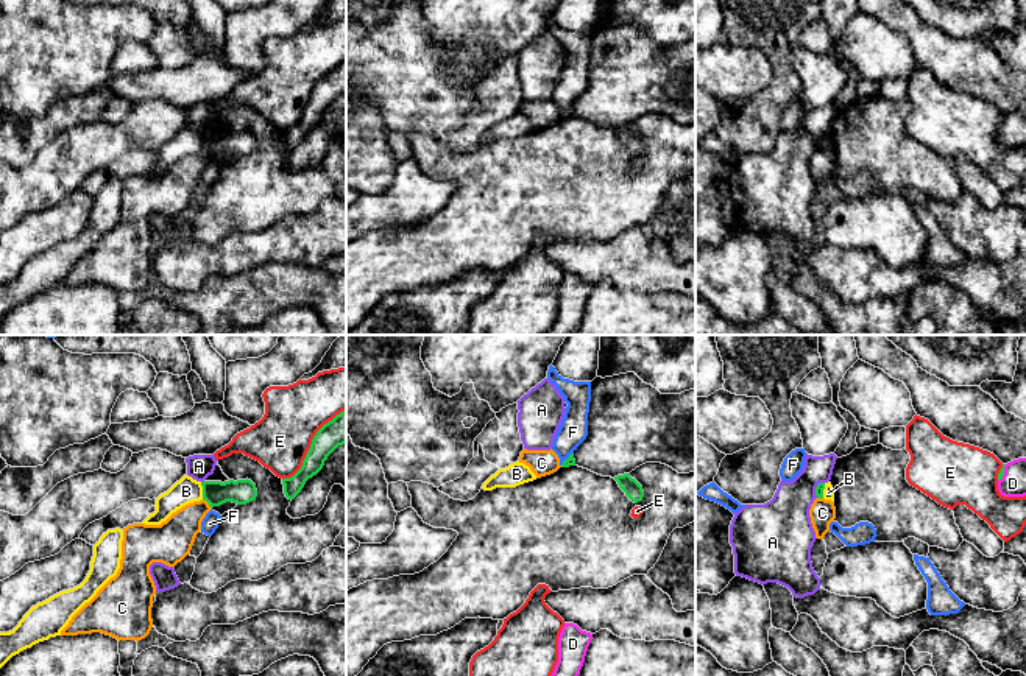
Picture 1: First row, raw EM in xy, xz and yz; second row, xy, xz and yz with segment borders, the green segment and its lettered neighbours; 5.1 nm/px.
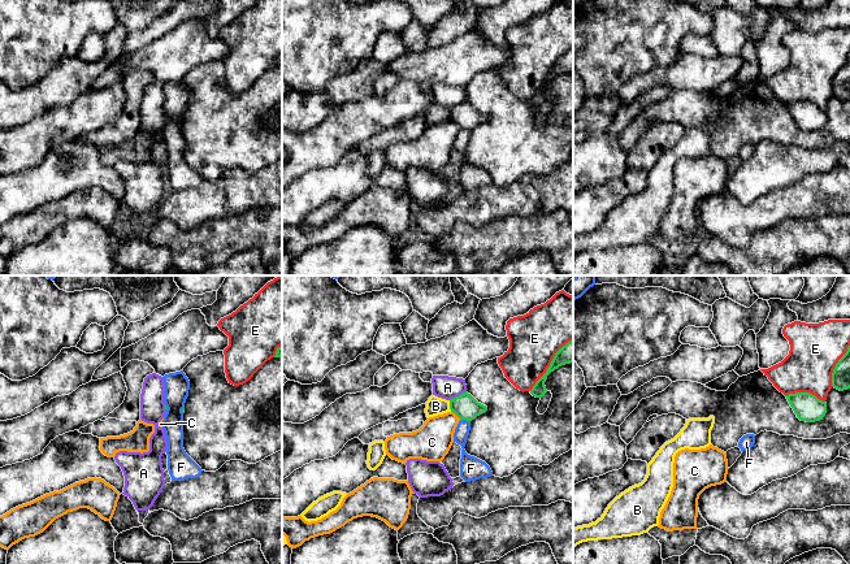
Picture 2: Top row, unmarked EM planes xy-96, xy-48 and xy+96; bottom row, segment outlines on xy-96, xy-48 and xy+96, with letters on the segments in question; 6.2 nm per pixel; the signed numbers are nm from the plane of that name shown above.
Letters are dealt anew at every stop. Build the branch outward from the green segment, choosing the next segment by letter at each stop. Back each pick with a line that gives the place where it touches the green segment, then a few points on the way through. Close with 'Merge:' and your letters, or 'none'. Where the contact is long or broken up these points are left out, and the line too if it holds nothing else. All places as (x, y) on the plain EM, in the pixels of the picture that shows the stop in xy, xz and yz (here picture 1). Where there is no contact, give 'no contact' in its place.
D: meets green in yz at (1003, 123)
Merge: D

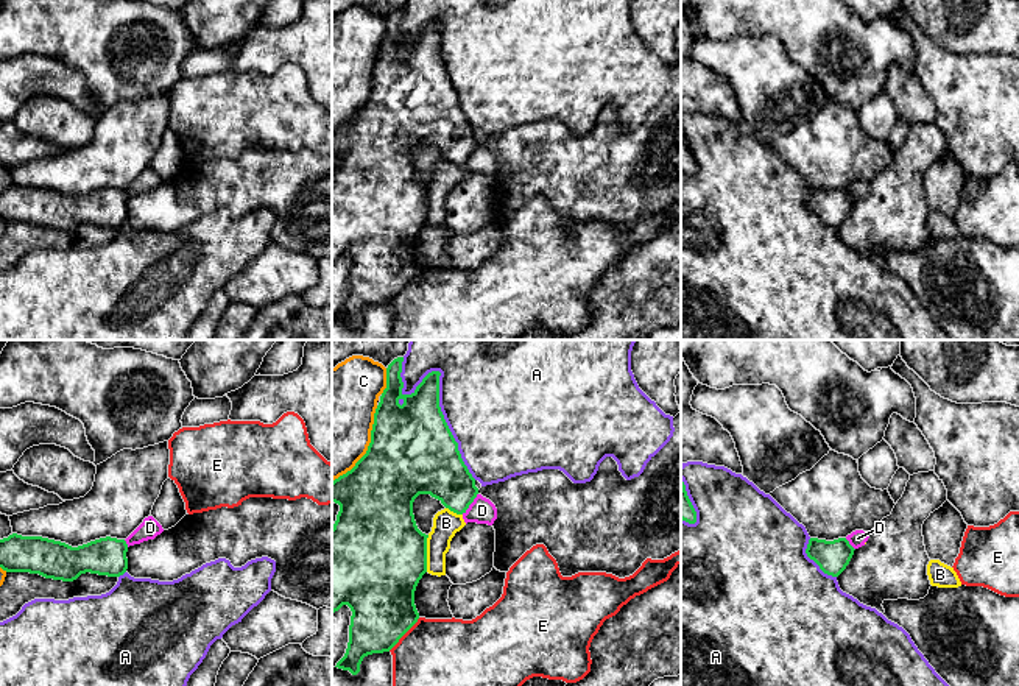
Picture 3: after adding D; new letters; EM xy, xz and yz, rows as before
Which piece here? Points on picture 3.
Merge: none

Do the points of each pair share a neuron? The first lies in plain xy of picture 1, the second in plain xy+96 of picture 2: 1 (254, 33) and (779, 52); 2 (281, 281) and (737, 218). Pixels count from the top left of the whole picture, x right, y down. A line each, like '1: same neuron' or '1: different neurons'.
1: same neuron
2: different neurons

